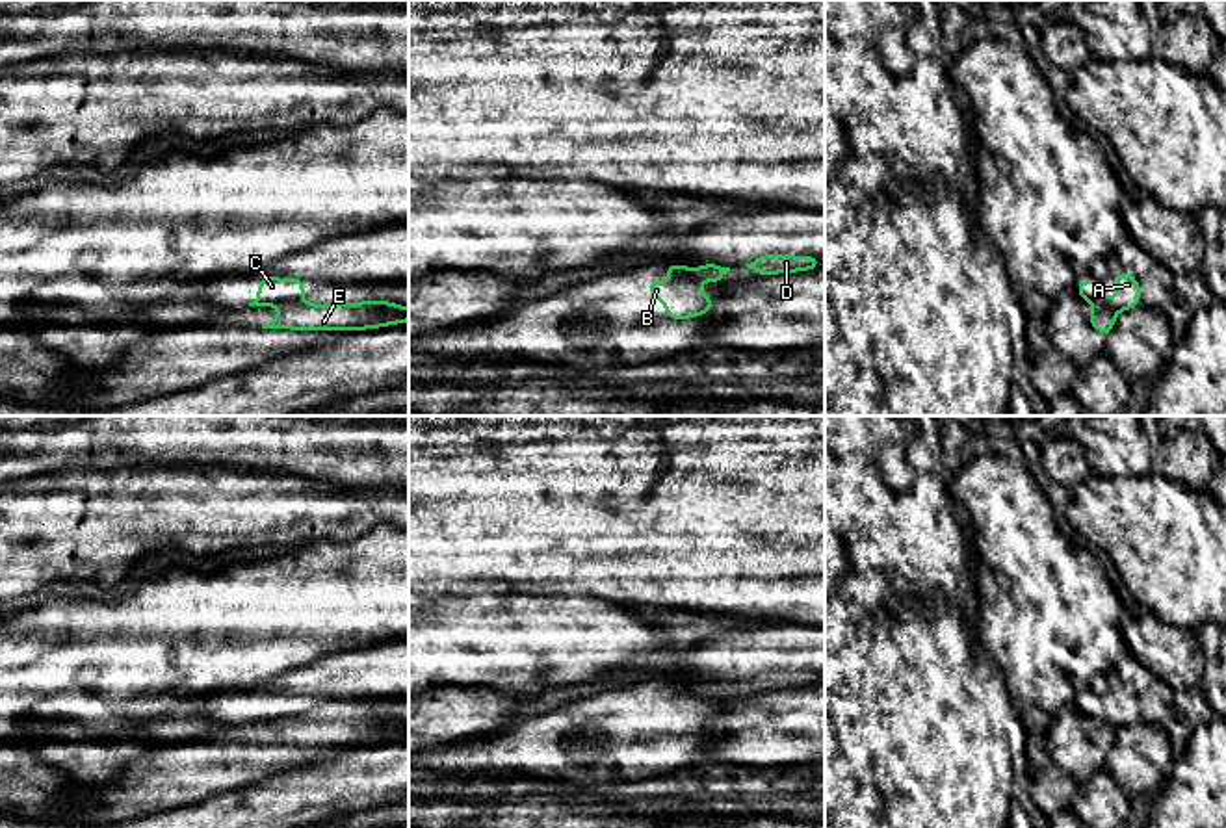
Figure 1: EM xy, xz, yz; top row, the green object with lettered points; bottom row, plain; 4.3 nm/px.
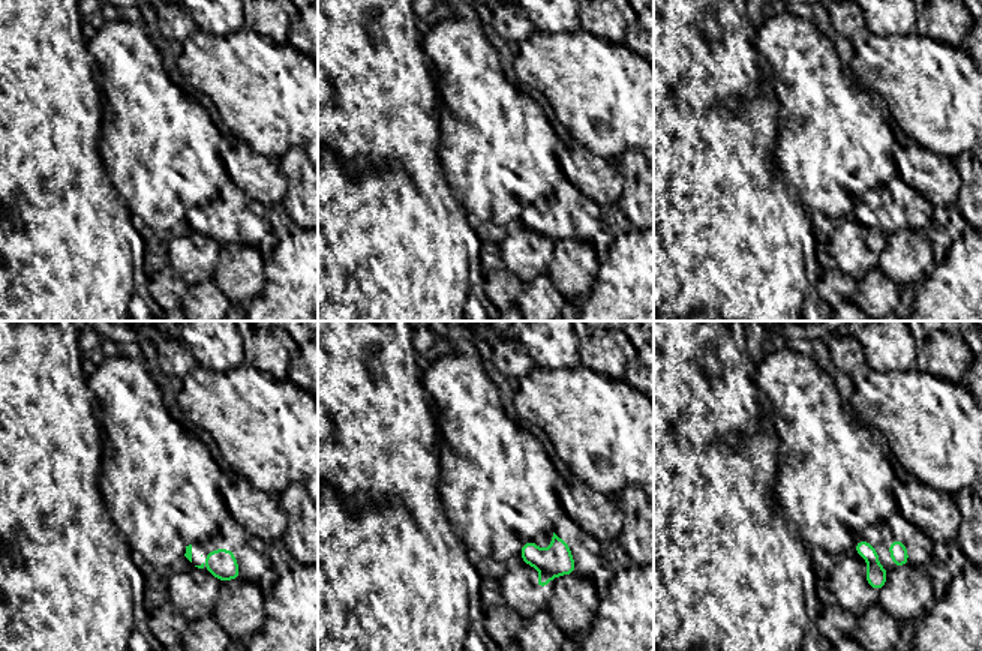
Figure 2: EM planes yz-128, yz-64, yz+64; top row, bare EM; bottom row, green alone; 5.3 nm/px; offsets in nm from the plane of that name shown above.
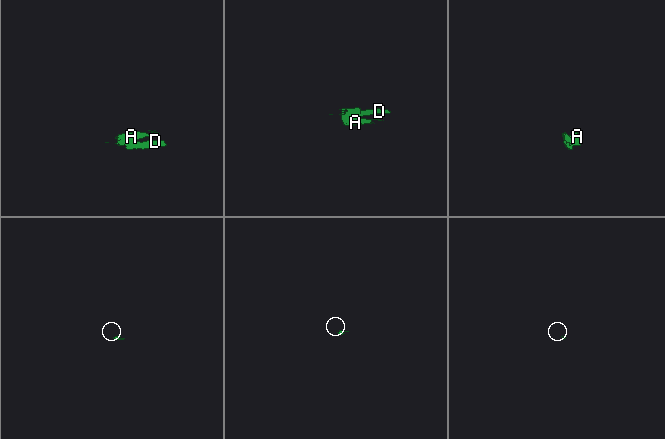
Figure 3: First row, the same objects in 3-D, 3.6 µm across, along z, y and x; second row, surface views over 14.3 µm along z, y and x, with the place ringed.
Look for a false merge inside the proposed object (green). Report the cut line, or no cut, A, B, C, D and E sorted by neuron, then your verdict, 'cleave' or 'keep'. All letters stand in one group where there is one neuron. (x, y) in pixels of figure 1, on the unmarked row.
cut yz (1093, 717), (1104, 717), (1115, 728); groups A B C / D E; cleave

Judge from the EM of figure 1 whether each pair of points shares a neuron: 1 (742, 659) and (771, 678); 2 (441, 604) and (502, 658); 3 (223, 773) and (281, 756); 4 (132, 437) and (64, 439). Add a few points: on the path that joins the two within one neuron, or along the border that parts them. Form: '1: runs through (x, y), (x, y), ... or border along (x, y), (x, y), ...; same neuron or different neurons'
1: runs through (749, 659), (764, 671); same neuron
2: runs through (456, 613), (487, 643); same neuron
3: runs through (238, 763), (266, 760); same neuron
4: runs through (116, 437), (80, 439); same neuron

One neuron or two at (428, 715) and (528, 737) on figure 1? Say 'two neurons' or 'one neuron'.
two neurons

